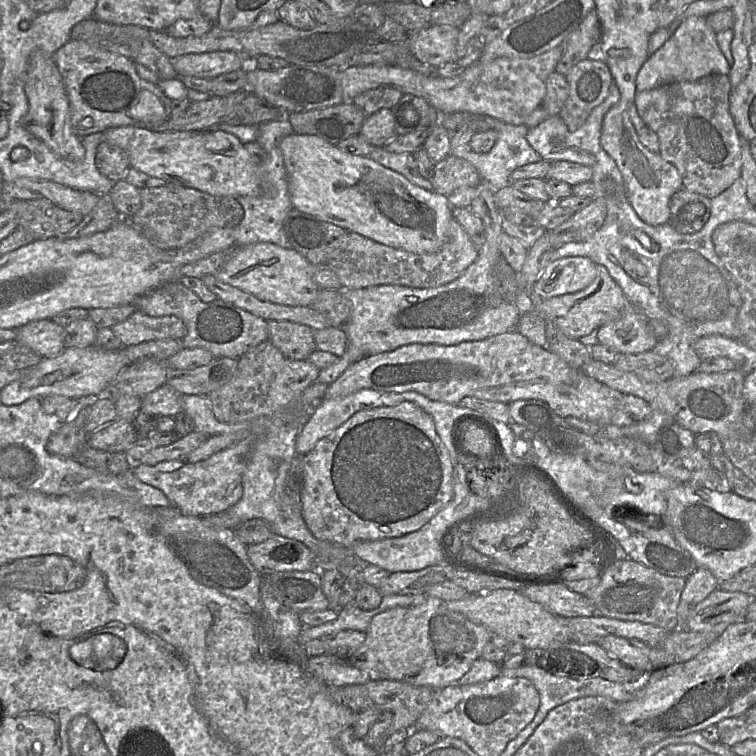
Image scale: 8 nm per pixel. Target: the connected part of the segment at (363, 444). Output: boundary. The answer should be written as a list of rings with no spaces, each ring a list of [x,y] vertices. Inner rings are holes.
[[[410,401],[393,406],[362,409],[352,415],[345,423],[318,441],[316,446],[302,460],[301,510],[303,519],[319,540],[340,546],[351,547],[358,541],[374,541],[399,537],[420,529],[453,498],[453,467],[449,452],[438,436],[433,419],[423,409]]]

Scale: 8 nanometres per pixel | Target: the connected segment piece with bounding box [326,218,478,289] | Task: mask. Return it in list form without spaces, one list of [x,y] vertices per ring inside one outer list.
[[[452,219],[448,235],[446,237],[446,241],[442,245],[442,247],[433,253],[425,253],[425,254],[416,254],[412,252],[408,252],[401,249],[396,249],[390,246],[386,246],[384,244],[375,242],[367,237],[364,237],[358,233],[346,231],[340,239],[337,241],[337,248],[331,253],[331,257],[327,261],[327,265],[332,269],[332,271],[336,274],[336,276],[339,279],[339,282],[341,284],[341,287],[344,289],[361,289],[361,288],[367,288],[370,286],[377,286],[377,285],[400,285],[400,286],[406,286],[411,288],[436,288],[445,284],[448,284],[455,279],[457,279],[478,257],[478,248],[475,246],[475,244],[472,242],[472,240],[469,238],[466,231],[463,229],[463,227],[460,225],[460,223],[456,219]]]

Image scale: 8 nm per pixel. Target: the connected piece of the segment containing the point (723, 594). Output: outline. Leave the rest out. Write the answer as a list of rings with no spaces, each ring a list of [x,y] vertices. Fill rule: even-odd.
[[[718,587],[690,612],[685,629],[720,636],[731,624],[744,621],[752,597]]]

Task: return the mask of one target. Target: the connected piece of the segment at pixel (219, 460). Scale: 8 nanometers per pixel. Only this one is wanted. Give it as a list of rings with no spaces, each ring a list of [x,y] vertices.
[[[250,430],[208,437],[197,449],[178,459],[155,465],[139,463],[133,473],[140,481],[161,490],[185,515],[205,517],[221,513],[243,496],[242,476],[254,442],[255,436]]]

